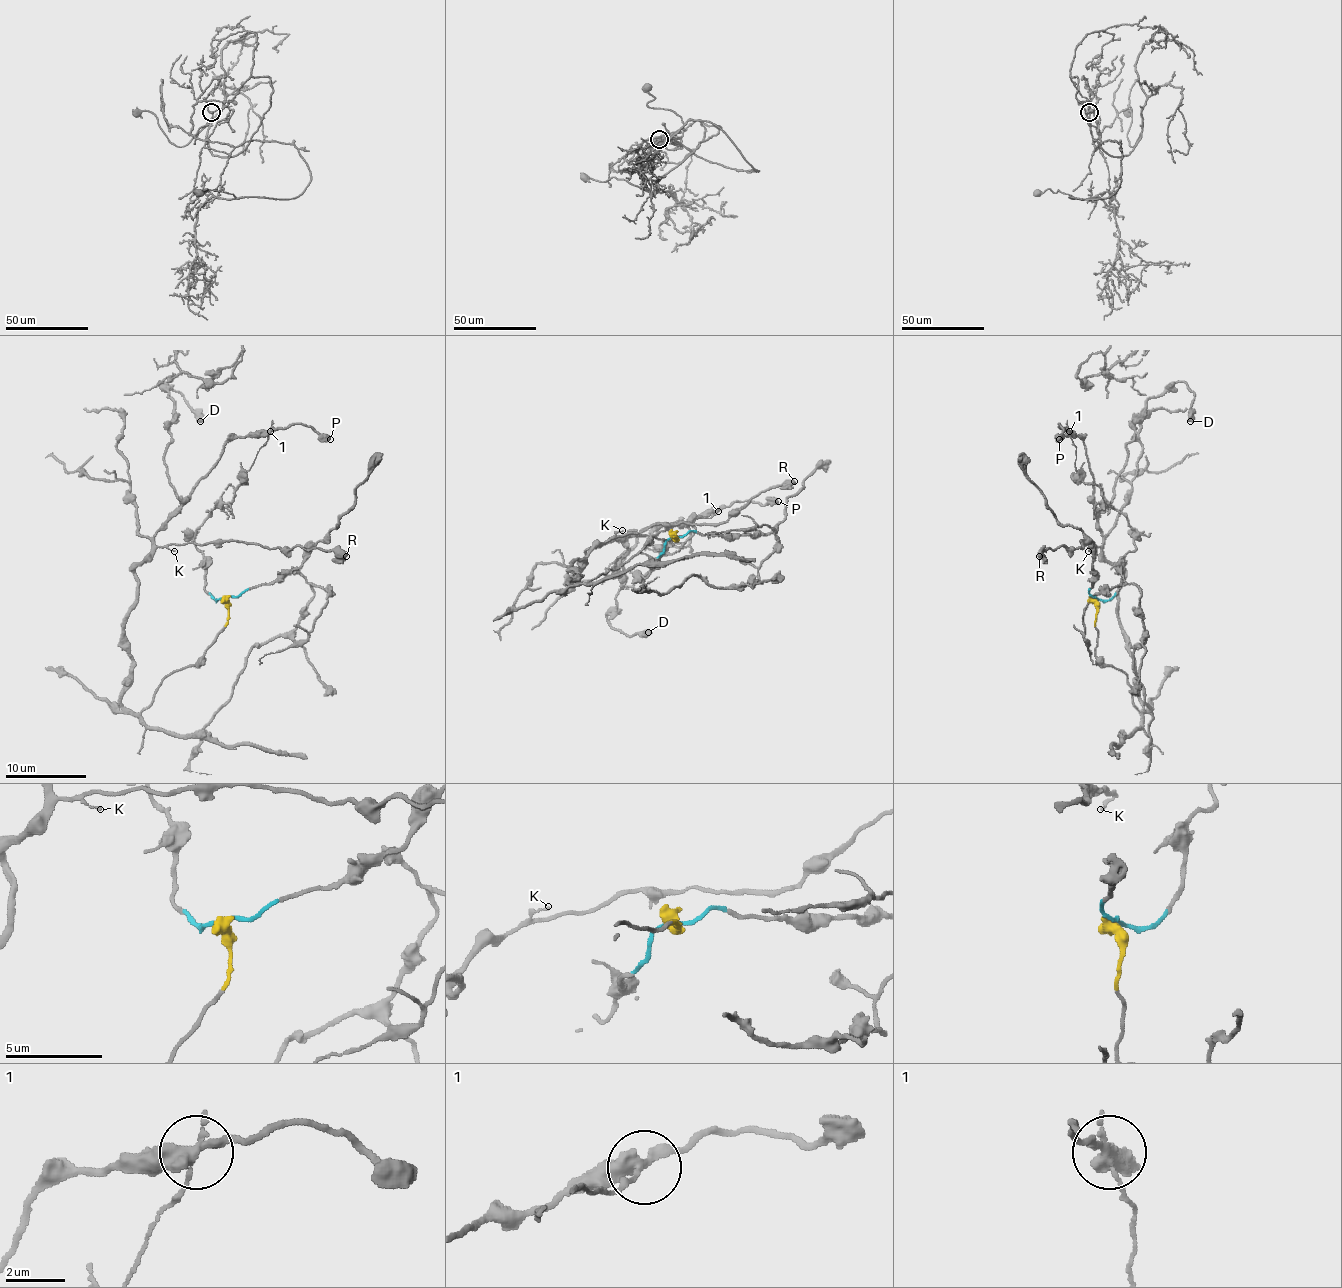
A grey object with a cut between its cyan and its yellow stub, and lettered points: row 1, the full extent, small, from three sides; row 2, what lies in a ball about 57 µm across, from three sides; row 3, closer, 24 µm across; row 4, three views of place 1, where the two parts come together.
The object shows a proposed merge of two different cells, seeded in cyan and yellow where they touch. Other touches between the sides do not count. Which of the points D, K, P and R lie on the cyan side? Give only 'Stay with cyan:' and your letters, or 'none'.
Stay with cyan: none

